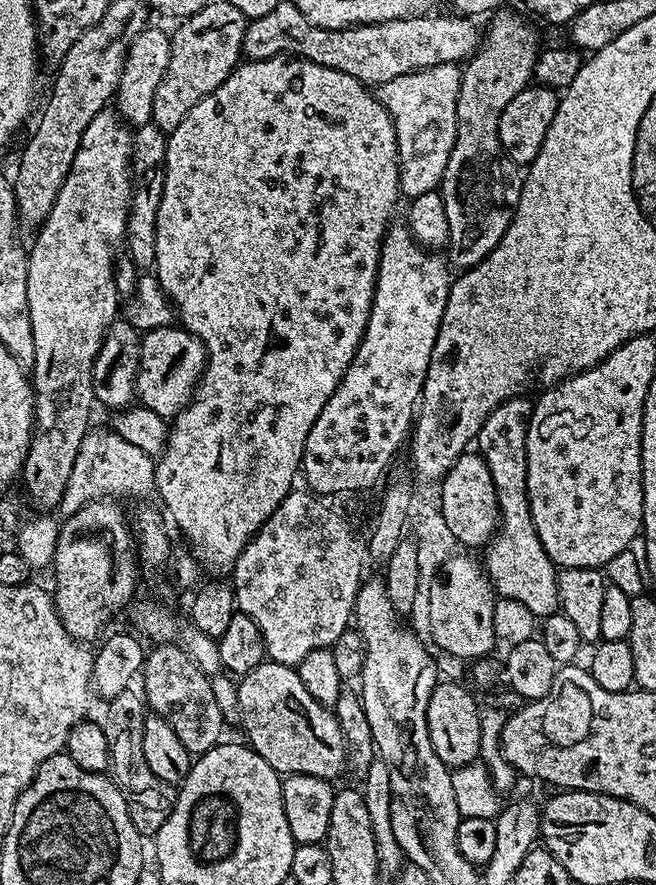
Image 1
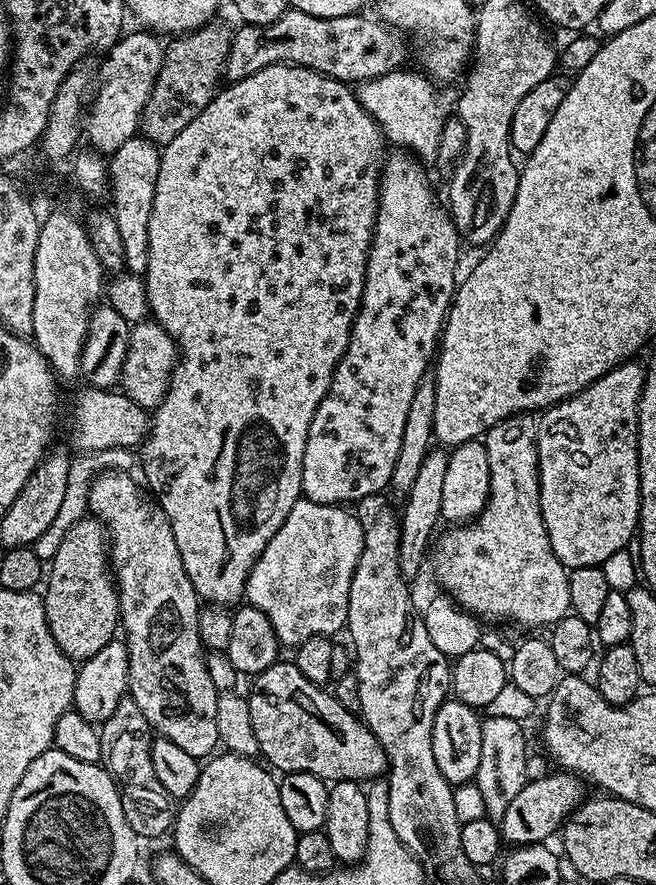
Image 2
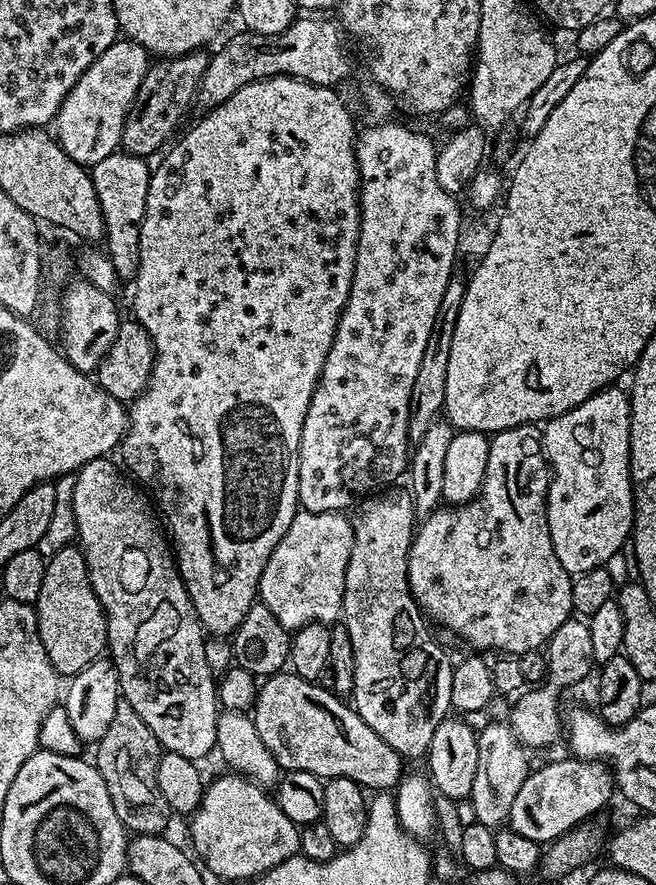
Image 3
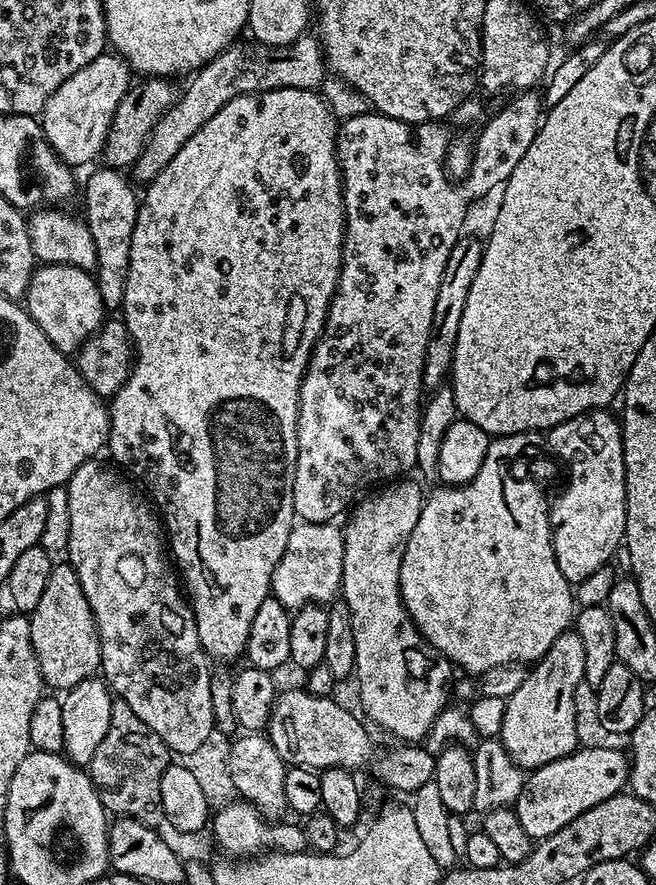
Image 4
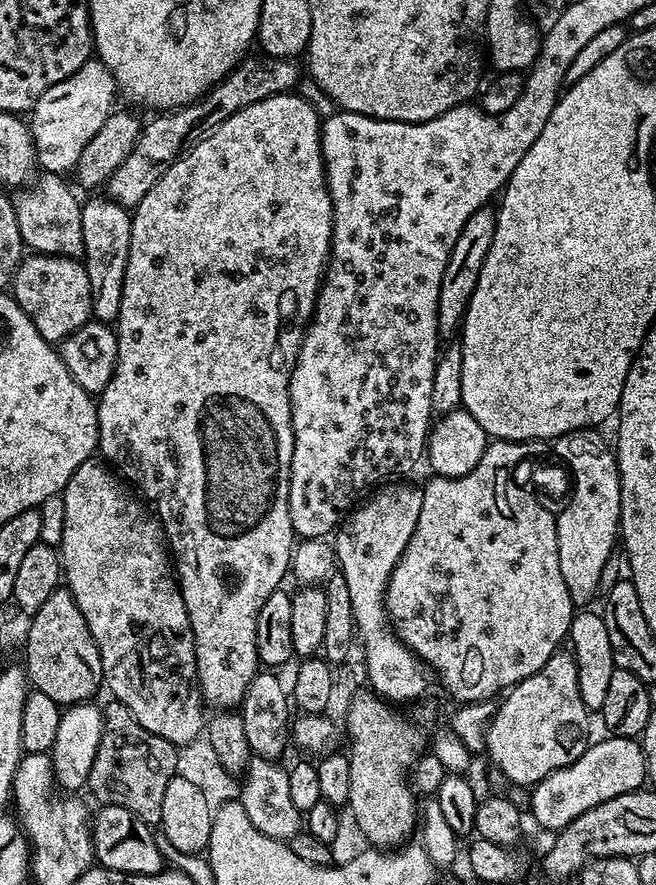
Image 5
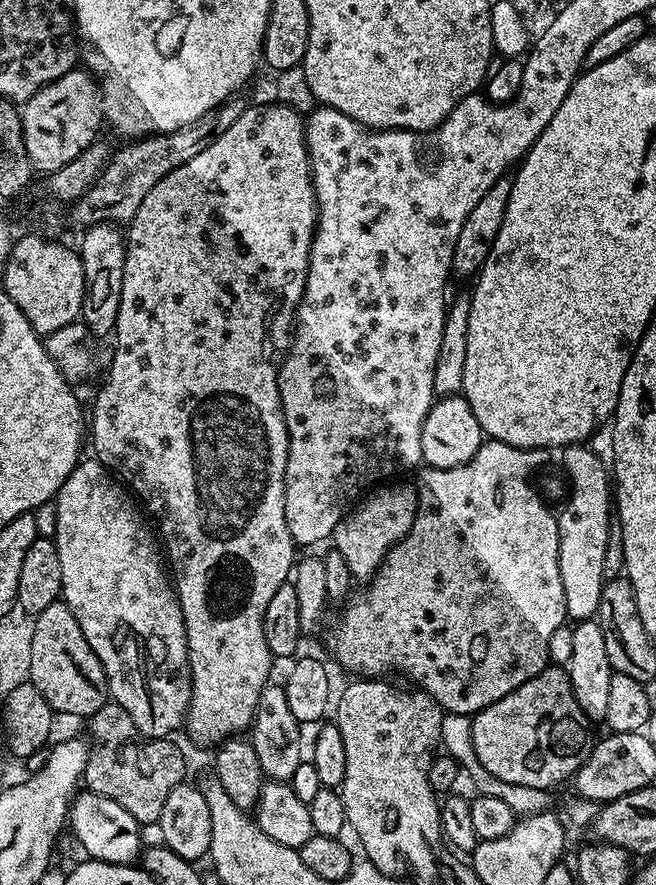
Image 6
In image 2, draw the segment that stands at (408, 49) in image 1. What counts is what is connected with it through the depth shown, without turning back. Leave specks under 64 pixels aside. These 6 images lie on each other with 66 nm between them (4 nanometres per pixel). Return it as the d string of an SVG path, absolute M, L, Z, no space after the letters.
M292 8L286 10L280 19L272 24L241 23L232 34L232 45L224 63L223 75L229 81L241 80L258 70L266 70L271 64L296 64L300 68L309 68L321 72L335 80L341 80L349 86L359 85L361 82L378 79L392 69L399 69L408 56L408 44L405 33L401 29L381 22L379 19L367 20L364 14L339 16L338 18L318 18L314 14L306 14L302 10Z

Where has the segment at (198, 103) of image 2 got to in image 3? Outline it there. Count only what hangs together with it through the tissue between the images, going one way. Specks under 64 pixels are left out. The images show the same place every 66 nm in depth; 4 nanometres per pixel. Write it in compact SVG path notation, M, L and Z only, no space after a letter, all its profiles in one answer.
M197 50L184 56L157 59L149 67L124 123L120 139L123 151L131 156L148 158L151 157L151 152L159 153L177 135L176 127L183 122L184 115L192 108L192 103L197 103L200 83L206 74L209 59L207 51Z

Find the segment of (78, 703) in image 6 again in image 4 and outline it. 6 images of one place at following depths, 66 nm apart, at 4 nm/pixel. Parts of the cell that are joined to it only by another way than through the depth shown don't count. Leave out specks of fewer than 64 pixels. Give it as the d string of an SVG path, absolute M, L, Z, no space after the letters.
M67 562L53 563L49 582L38 606L30 614L30 642L38 658L40 673L49 689L67 690L83 680L91 680L100 666L100 639L96 633L94 614L86 594L82 594L82 582Z

